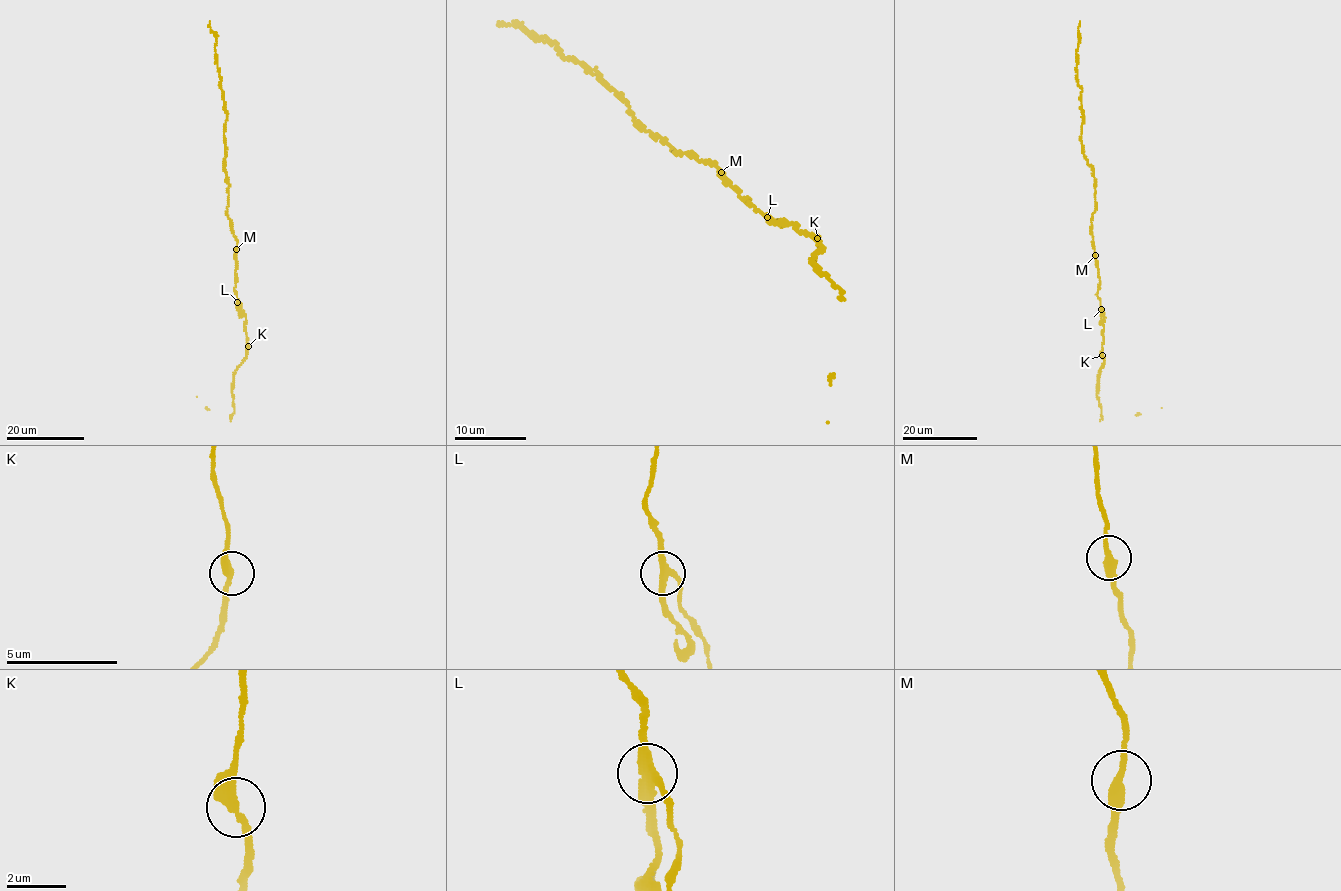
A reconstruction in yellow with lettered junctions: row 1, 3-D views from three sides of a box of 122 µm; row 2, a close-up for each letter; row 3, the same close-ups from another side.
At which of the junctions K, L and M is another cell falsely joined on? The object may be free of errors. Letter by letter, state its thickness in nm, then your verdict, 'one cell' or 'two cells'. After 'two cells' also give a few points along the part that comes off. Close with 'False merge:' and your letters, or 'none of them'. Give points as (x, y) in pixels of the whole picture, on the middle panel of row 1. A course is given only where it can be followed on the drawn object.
K: 320 nm | one cell
L: 280 nm | two cells | (767, 217), (782, 225), (785, 223)
M: 320 nm | one cell
False merge: L

